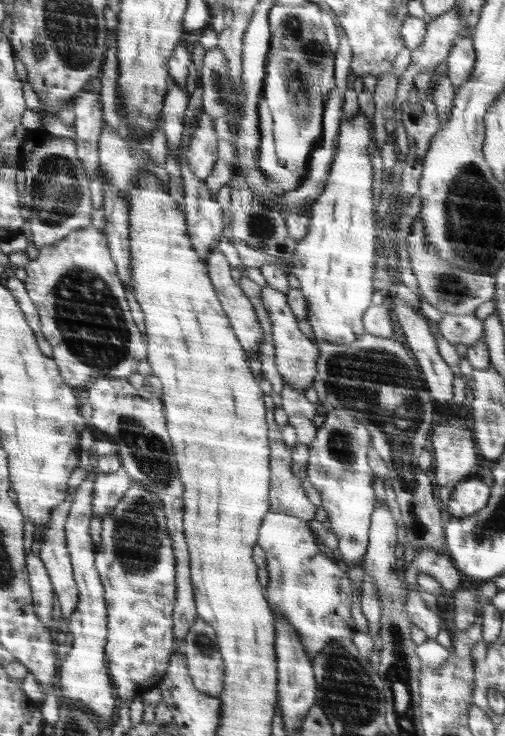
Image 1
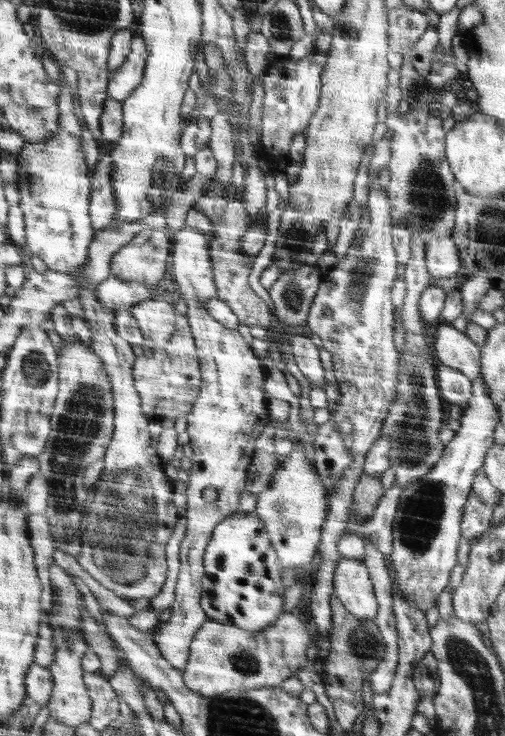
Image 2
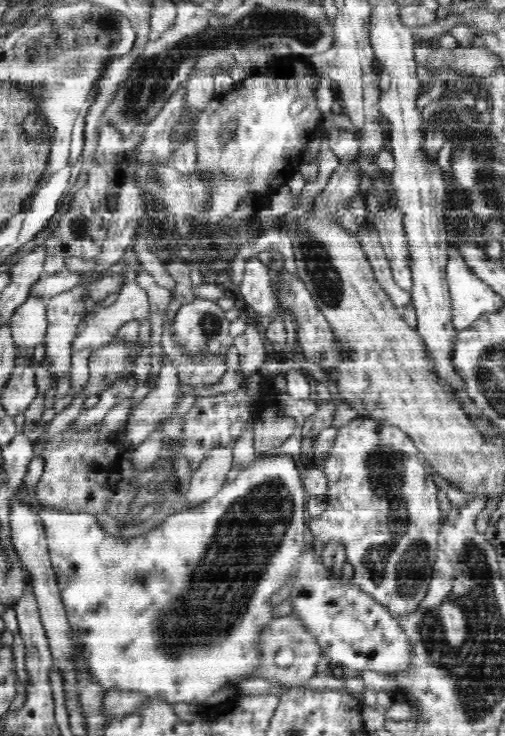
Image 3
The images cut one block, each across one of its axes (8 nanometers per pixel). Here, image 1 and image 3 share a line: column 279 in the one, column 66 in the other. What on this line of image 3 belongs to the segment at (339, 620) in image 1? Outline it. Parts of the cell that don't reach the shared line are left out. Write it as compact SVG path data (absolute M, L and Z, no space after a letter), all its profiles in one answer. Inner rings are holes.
M276 452L270 456L256 456L248 468L240 471L236 479L222 485L212 497L194 508L168 515L159 525L147 530L138 537L120 540L98 525L95 516L87 512L68 512L60 509L42 507L37 512L42 521L48 554L54 572L60 598L66 609L69 628L74 630L78 644L86 654L87 665L94 673L96 681L107 691L144 692L151 700L166 703L193 703L201 707L206 700L221 688L233 690L242 682L245 674L258 664L257 640L261 630L274 620L272 611L276 604L270 602L274 592L284 587L297 564L297 557L304 546L308 495L300 478L300 468L290 453Z

